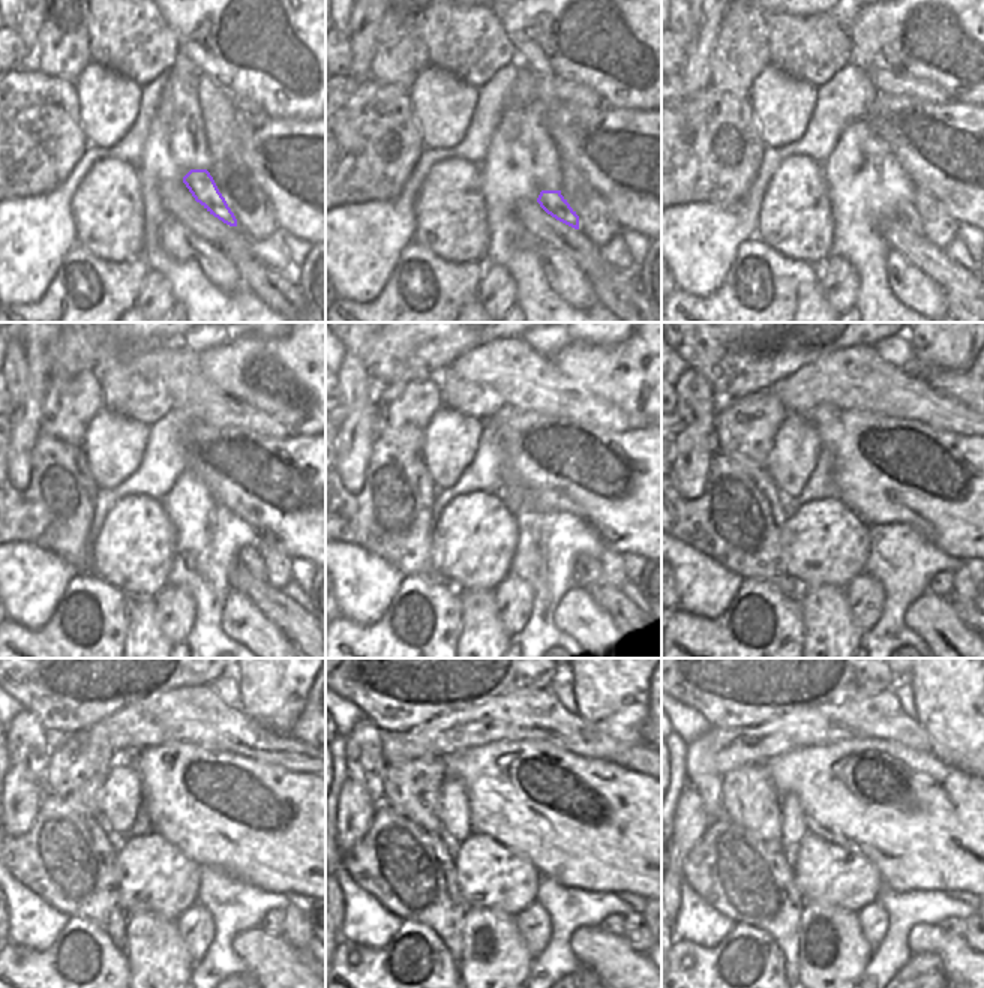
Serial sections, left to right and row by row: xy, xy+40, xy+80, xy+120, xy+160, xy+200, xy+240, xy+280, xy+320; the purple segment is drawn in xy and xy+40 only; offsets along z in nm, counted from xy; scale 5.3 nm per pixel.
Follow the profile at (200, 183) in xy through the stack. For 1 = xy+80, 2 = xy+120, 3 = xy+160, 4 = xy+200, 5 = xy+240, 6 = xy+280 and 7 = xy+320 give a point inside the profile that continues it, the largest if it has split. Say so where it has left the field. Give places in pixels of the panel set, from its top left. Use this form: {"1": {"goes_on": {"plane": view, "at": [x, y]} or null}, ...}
{"1": {"goes_on": {"plane": "xy+80", "at": [906, 213]}}, "2": {"goes_on": {"plane": "xy+120", "at": [249, 558]}}, "3": {"goes_on": {"plane": "xy+160", "at": [588, 571]}}, "4": {"goes_on": {"plane": "xy+200", "at": [942, 585]}}, "5": {"goes_on": {"plane": "xy+240", "at": [273, 922]}}, "6": {"goes_on": {"plane": "xy+280", "at": [614, 924]}}, "7": {"goes_on": {"plane": "xy+320", "at": [956, 927]}}}

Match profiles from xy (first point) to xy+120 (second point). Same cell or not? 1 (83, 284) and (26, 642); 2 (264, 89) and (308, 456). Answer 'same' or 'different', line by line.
1: same
2: different

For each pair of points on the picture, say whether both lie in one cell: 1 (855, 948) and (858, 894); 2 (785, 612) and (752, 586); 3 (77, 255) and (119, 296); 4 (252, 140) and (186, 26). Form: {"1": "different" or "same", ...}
{"1": "different", "2": "same", "3": "same", "4": "different"}

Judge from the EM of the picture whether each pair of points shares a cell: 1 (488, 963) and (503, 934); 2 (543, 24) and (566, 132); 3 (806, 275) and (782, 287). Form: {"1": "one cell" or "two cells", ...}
{"1": "one cell", "2": "two cells", "3": "one cell"}

